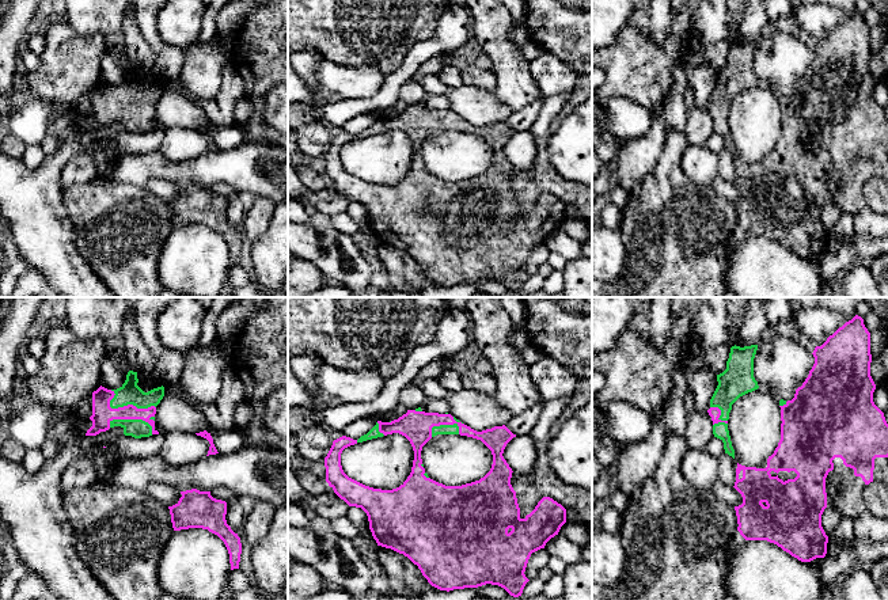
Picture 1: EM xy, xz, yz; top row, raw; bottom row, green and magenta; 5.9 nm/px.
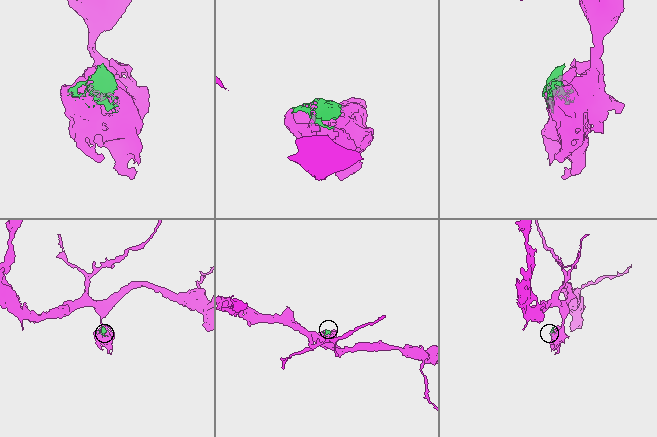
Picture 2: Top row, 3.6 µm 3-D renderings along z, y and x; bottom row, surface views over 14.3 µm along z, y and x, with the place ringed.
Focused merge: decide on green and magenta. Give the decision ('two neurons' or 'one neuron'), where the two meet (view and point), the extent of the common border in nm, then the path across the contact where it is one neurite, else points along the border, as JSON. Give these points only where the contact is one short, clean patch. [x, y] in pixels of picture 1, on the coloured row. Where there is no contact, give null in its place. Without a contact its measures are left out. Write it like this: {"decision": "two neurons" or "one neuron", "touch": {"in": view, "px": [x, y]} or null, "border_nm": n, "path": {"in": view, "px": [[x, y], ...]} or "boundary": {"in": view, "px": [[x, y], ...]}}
{"decision": "one neuron", "touch": {"in": "xy", "px": [125, 405]}, "border_nm": 300}

